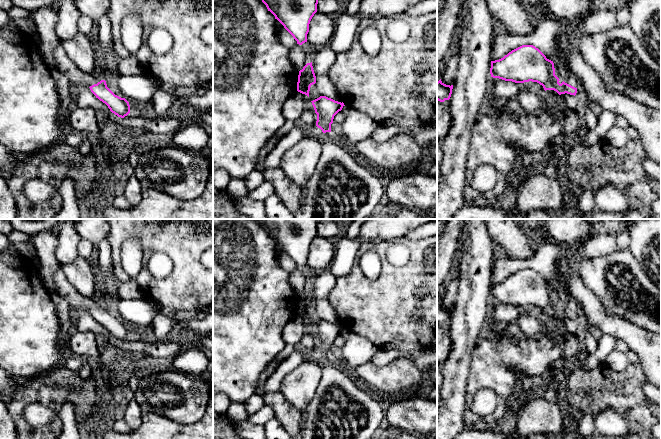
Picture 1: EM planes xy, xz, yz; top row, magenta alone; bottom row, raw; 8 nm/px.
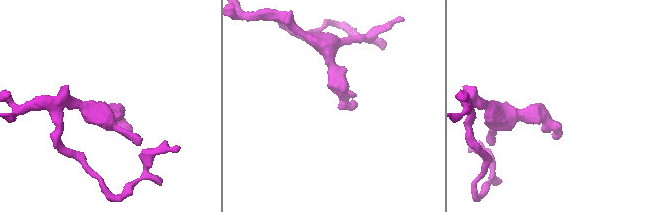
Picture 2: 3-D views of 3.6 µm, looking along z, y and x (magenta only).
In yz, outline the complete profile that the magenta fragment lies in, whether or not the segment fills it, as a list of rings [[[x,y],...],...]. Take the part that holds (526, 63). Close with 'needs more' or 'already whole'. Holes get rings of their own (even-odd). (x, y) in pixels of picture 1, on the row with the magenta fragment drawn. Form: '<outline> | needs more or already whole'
[[[522,45],[503,58],[491,61],[490,74],[493,78],[515,83],[537,82],[544,90],[554,90],[559,95],[576,95],[579,79],[576,75],[564,75],[563,82],[555,75],[553,61],[533,45]]] | needs more

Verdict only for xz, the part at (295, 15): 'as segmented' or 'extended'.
as segmented

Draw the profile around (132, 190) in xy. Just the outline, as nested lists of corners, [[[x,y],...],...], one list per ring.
[[[135,175],[122,185],[121,192],[134,207],[142,200],[142,186]]]

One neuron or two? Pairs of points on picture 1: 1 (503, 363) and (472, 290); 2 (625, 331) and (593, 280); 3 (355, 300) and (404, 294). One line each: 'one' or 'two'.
1: two
2: two
3: one

